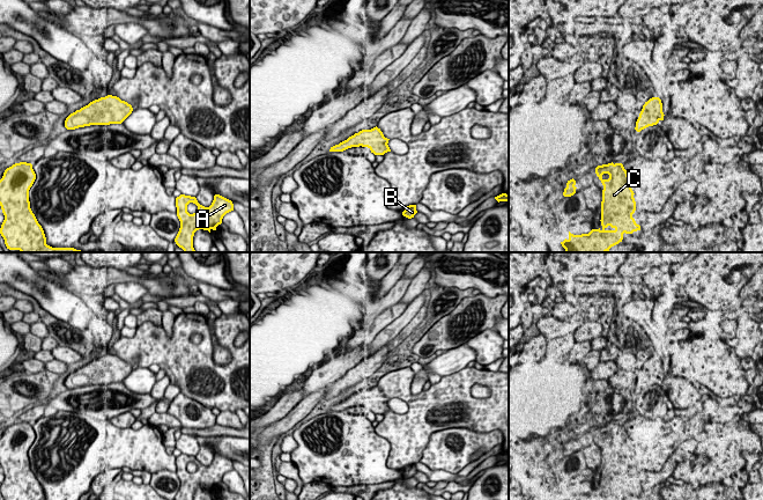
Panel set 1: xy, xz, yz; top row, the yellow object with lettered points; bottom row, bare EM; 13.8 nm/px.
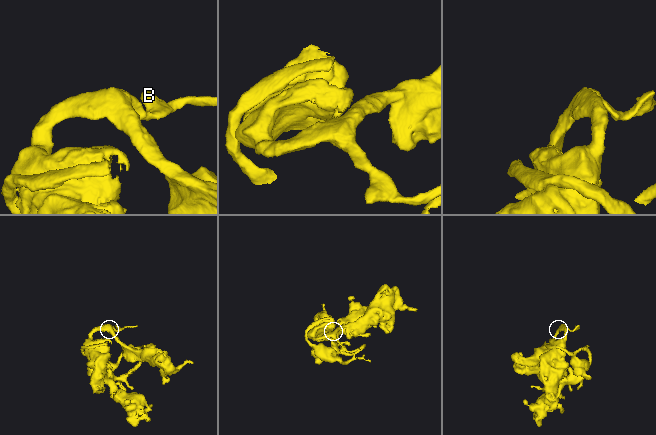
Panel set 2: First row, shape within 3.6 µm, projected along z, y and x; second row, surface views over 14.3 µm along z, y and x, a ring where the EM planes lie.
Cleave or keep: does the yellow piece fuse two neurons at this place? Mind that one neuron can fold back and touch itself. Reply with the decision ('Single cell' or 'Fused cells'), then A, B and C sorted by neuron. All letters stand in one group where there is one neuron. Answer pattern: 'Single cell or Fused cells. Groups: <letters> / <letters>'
Single cell. Groups: A B C

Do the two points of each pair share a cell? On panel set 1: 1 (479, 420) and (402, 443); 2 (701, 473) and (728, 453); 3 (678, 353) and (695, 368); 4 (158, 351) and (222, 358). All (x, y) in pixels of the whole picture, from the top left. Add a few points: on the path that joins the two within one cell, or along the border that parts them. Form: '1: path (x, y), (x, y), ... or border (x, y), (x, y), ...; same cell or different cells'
1: path (460, 401), (429, 409), (420, 421); same cell
2: path (708, 467), (721, 455); same cell
3: path (682, 355), (690, 364); same cell
4: border (213, 333), (230, 354), (230, 360), (226, 365); different cells

